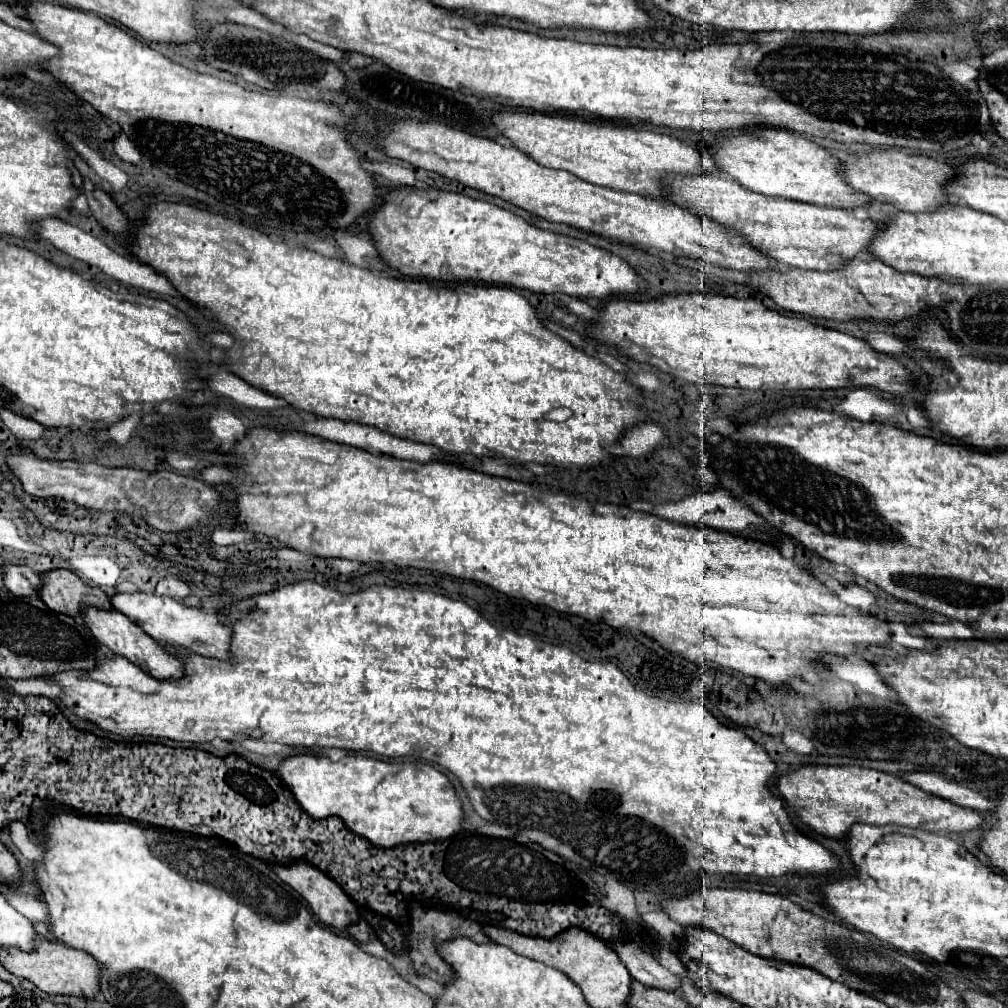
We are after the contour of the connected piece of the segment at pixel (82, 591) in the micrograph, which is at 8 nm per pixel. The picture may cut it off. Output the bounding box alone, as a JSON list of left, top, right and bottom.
[38,569,112,617]

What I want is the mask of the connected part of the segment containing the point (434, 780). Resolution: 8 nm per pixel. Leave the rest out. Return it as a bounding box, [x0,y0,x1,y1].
[276,755,462,847]

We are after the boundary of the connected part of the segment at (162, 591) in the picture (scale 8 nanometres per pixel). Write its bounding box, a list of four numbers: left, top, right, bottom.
[156,577,190,601]

